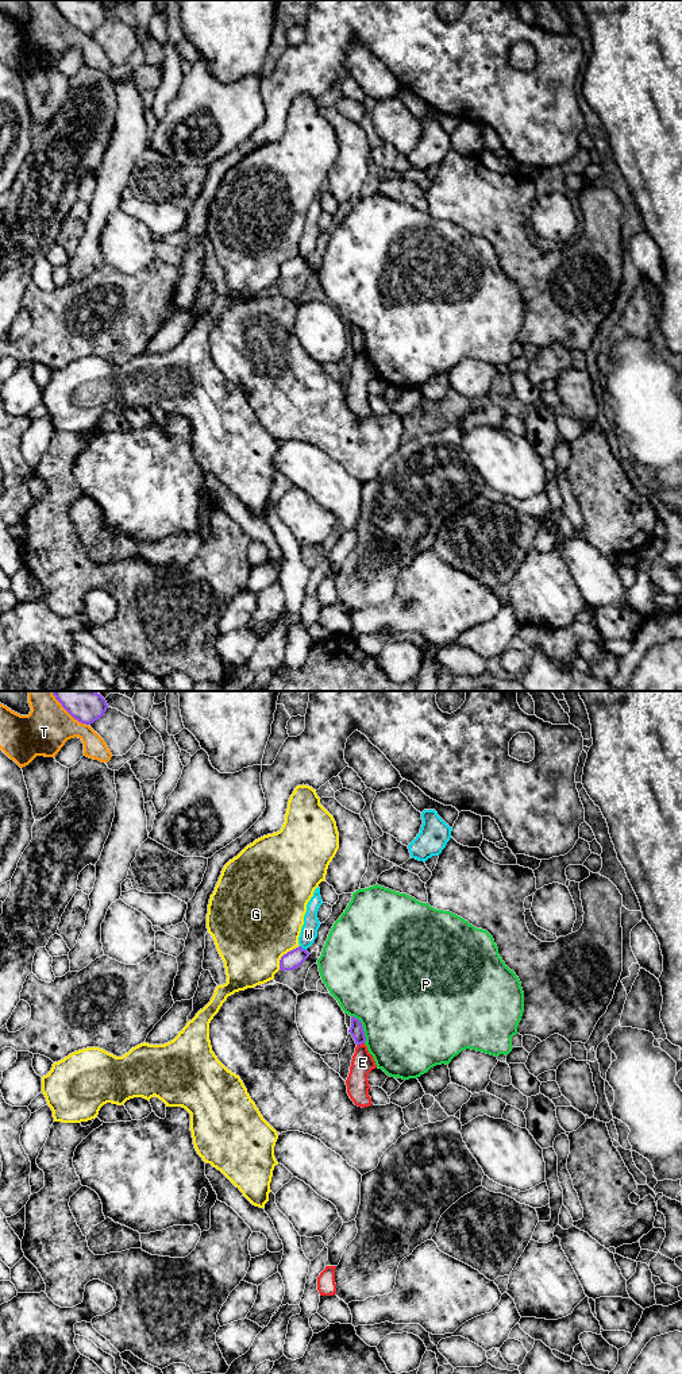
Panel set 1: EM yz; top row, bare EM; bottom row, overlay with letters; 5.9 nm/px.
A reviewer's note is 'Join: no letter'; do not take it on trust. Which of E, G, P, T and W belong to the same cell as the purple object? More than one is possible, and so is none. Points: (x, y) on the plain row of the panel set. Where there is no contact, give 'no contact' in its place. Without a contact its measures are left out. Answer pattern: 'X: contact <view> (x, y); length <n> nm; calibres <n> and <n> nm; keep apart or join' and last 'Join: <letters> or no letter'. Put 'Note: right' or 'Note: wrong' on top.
Note: right
E: contact yz (359, 352); length 50 nm; calibres 80 and 140 nm; keep apart
G: contact yz (284, 263); length 200 nm; calibres 110 and 500 nm; keep apart
P: contact yz (362, 336); length 190 nm; calibres 80 and 500 nm; keep apart
T: contact yz (68, 20); length 300 nm; calibres 220 and 280 nm; keep apart
W: contact yz (301, 257); length 50 nm; calibres 110 and 100 nm; keep apart
Join: no letter

